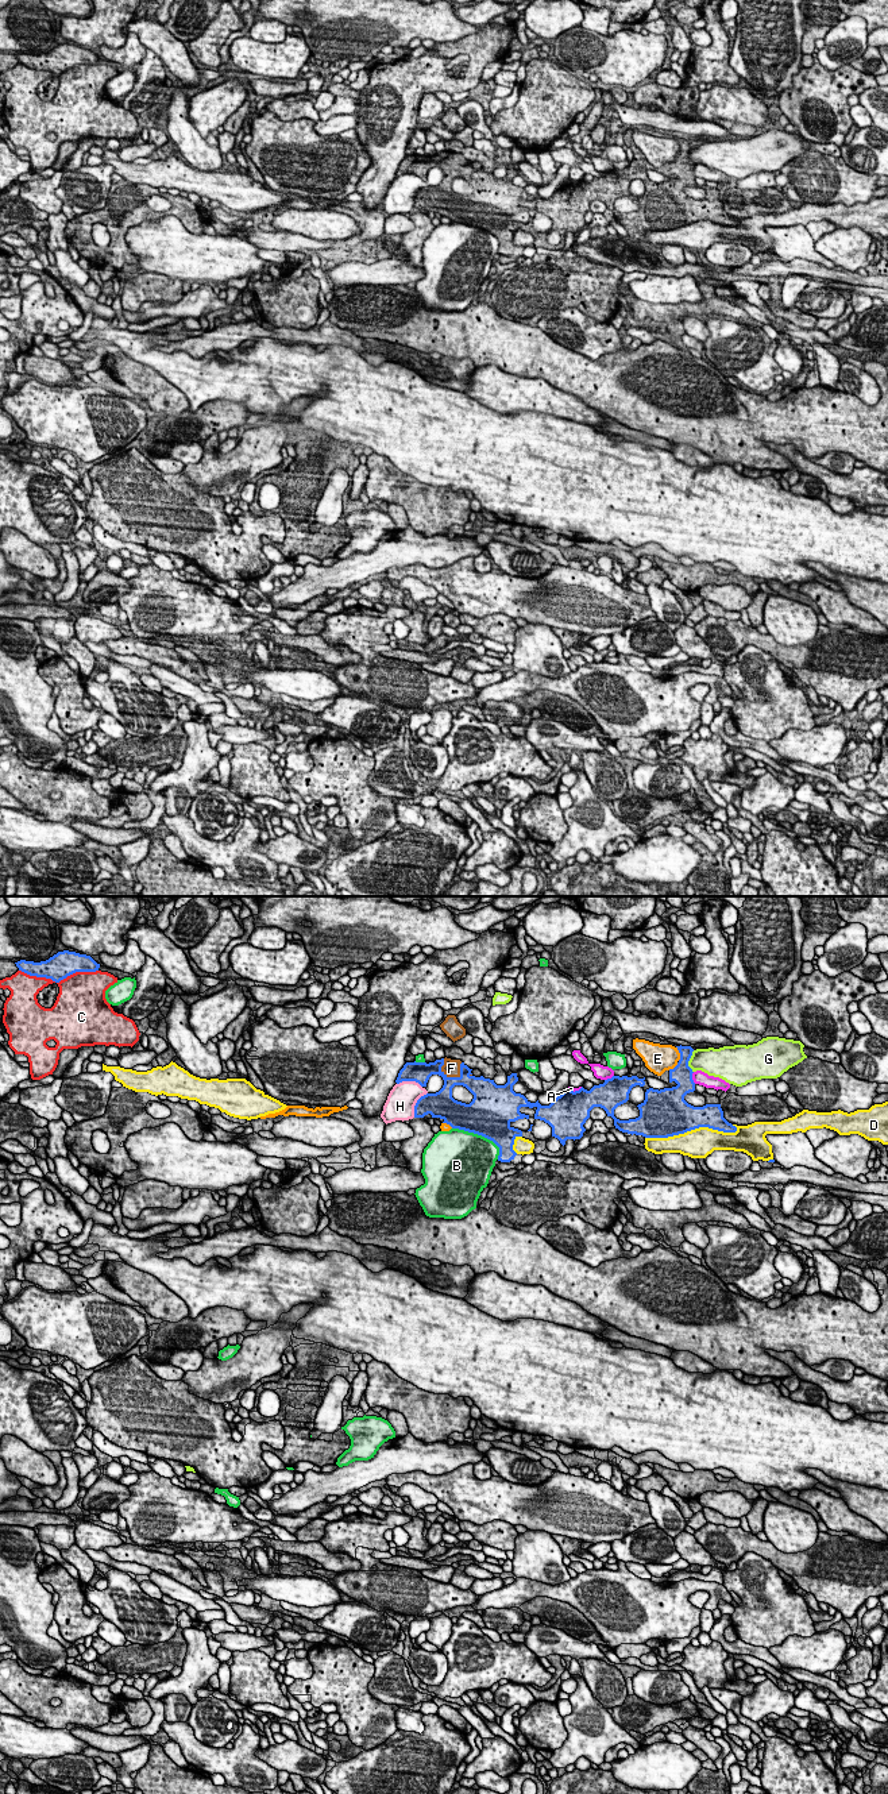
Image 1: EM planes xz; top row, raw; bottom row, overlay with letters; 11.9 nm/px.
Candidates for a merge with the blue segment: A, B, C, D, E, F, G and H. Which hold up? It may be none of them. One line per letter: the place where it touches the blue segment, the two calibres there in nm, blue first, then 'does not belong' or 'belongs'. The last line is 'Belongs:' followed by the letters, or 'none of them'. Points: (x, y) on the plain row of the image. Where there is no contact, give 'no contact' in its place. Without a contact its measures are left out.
A: contact xz (691, 170); calibres 240 and 160 nm; does not belong
B: contact xz (481, 227); calibres 500 and 480 nm; does not belong
C: contact xz (58, 74); calibres 300 and 420 nm; does not belong
D: contact xz (691, 222); calibres 440 and 360 nm; does not belong
E: contact xz (679, 145); calibres 220 and 320 nm; does not belong
F: contact xz (446, 168); calibres 180 and 200 nm; belongs
G: contact xz (688, 153); calibres 240 and 280 nm; does not belong
H: contact xz (416, 197); calibres 280 and 360 nm; does not belong
Belongs: F

